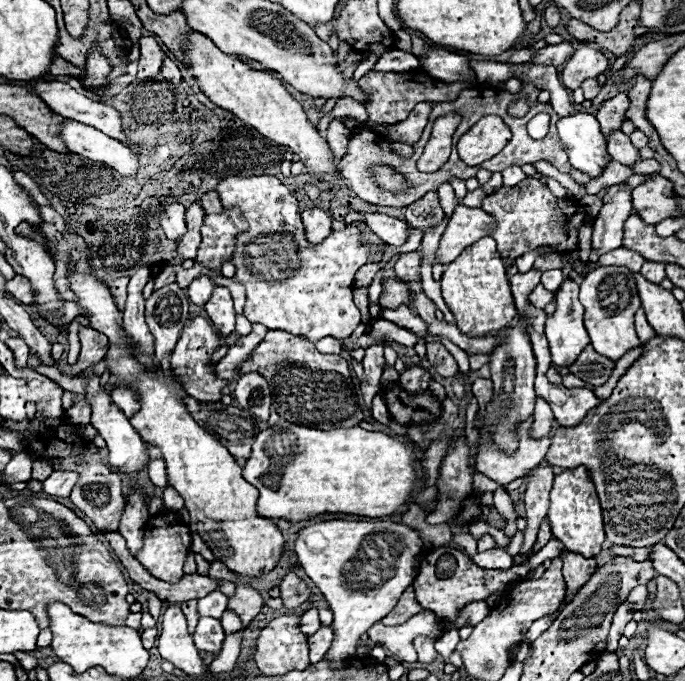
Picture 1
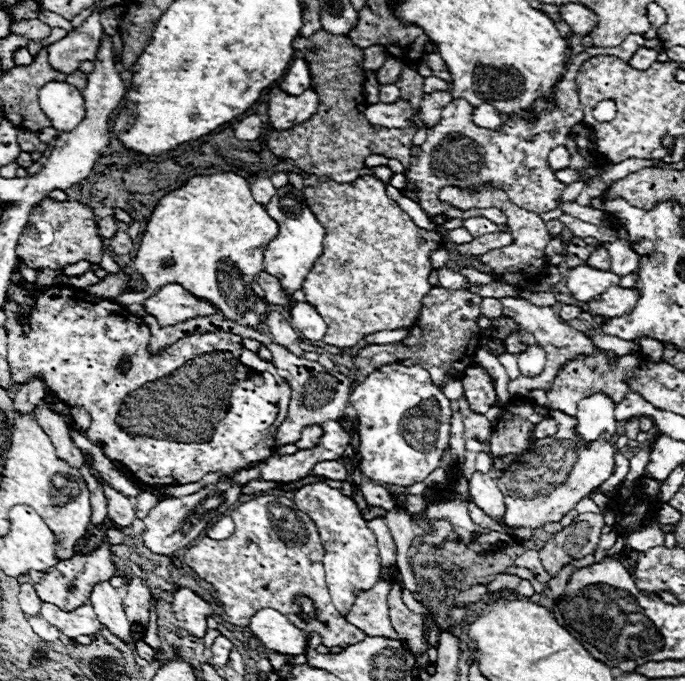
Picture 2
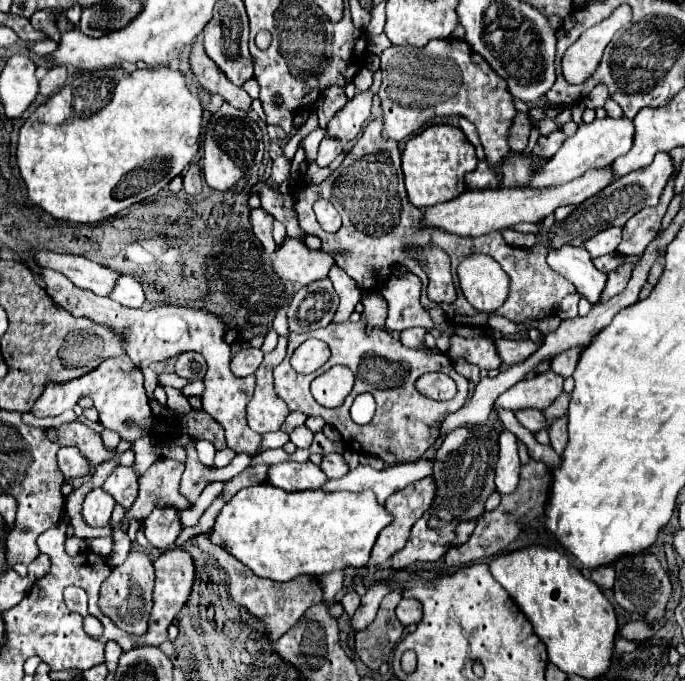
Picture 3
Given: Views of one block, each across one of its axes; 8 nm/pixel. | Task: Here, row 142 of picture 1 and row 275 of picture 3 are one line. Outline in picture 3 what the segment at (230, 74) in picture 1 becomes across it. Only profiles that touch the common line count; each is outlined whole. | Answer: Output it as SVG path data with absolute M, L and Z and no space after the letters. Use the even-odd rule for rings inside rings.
M286 238L276 252L274 270L278 278L306 286L328 276L336 258L326 250L310 250L302 240Z

